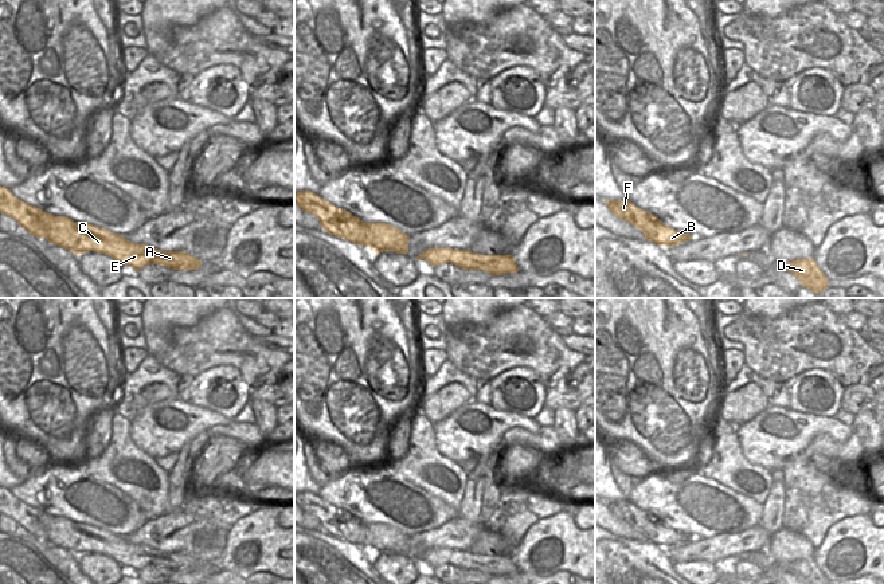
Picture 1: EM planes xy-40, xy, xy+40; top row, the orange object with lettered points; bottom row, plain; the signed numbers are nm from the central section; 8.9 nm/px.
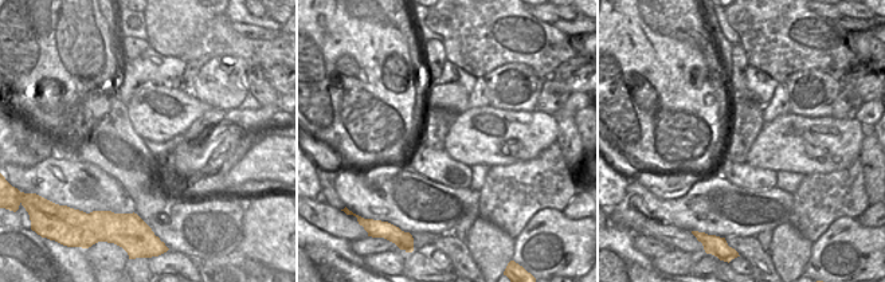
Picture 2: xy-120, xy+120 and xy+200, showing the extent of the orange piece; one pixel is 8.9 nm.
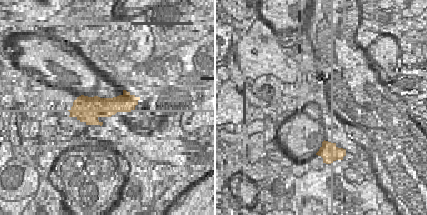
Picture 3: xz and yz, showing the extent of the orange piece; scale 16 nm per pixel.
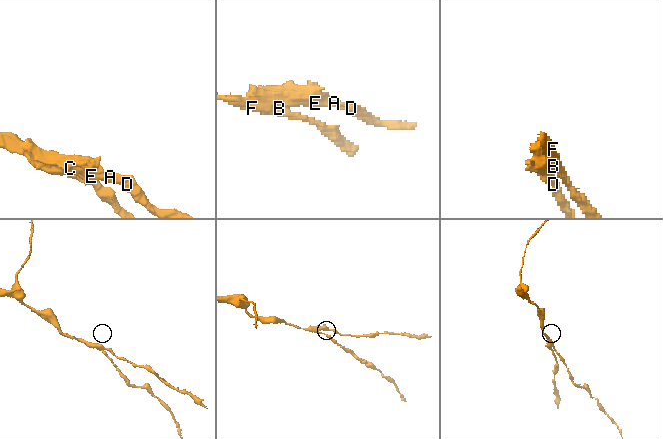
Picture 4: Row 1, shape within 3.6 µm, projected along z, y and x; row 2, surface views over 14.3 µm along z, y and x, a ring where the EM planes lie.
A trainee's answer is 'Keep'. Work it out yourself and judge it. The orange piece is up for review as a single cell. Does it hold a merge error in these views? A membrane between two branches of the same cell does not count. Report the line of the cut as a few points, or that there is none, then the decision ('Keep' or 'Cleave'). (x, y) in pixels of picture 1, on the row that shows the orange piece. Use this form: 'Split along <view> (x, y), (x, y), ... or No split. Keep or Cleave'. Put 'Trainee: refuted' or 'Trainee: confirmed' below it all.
Split along xy-40 (43, 211), (46, 236). Cleave.
Trainee: refuted

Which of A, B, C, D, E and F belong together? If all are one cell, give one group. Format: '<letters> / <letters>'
A C D E / B F

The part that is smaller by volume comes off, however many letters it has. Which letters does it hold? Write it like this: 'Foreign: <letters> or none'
Foreign: A, C, D, E

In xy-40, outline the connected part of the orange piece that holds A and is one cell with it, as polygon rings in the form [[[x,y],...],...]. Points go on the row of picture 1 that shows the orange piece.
[[[43,212],[46,240],[75,255],[95,251],[106,254],[136,271],[146,264],[160,264],[171,270],[197,270],[203,262],[184,251],[160,251],[148,244],[136,244],[105,228],[74,222],[66,216]]]

